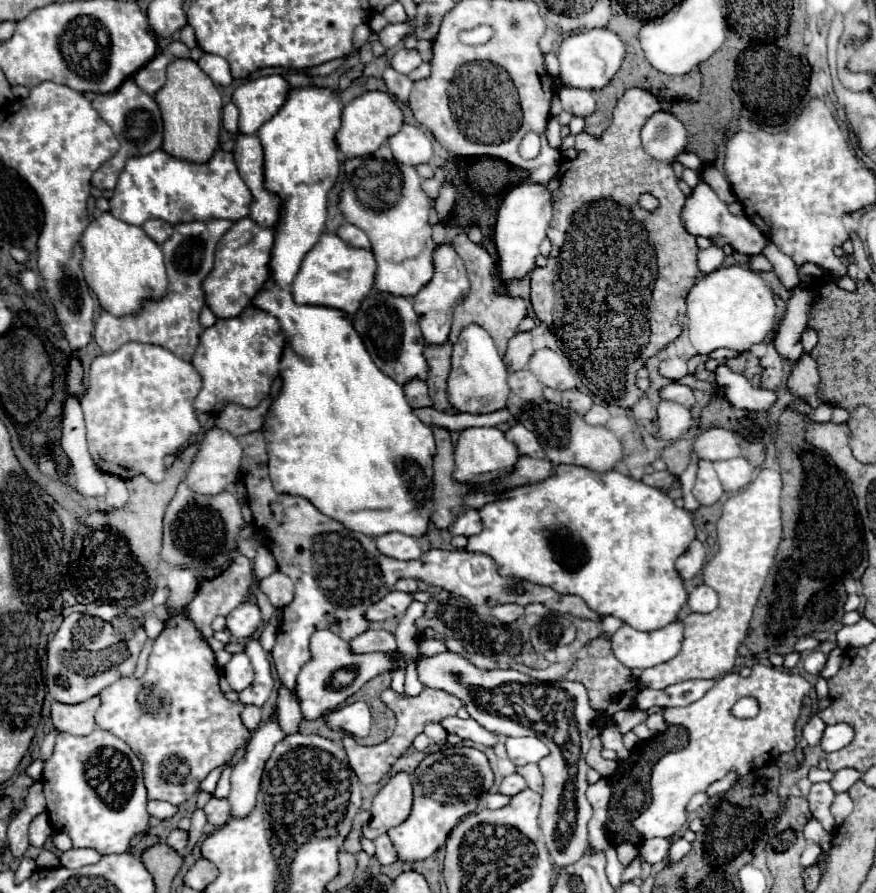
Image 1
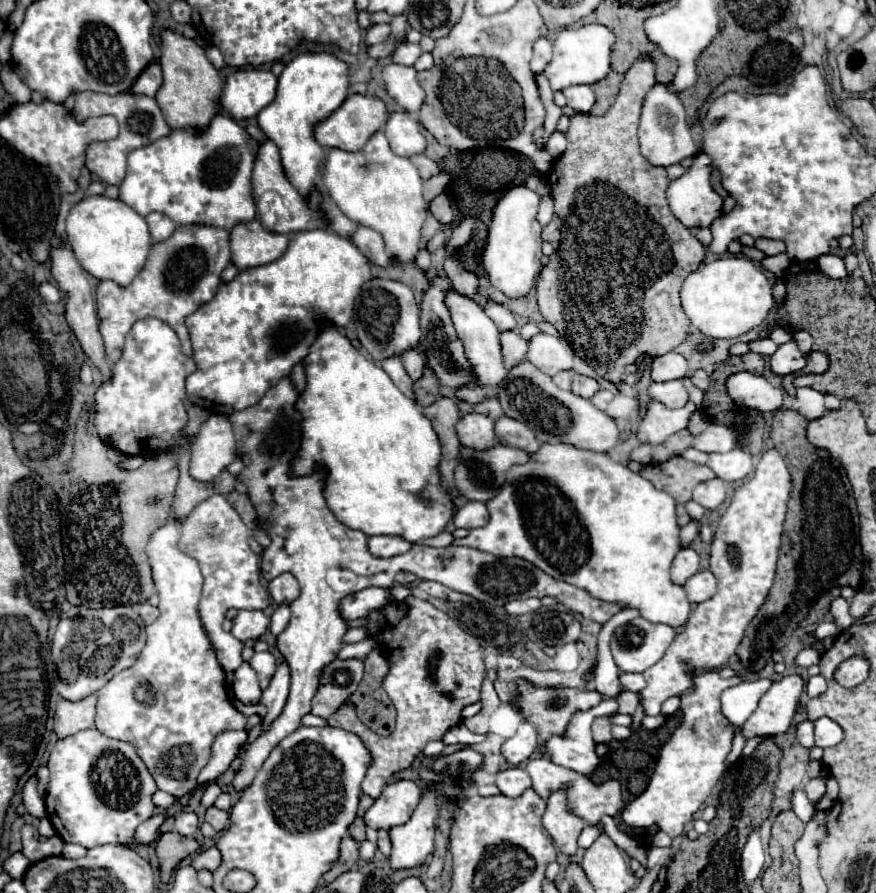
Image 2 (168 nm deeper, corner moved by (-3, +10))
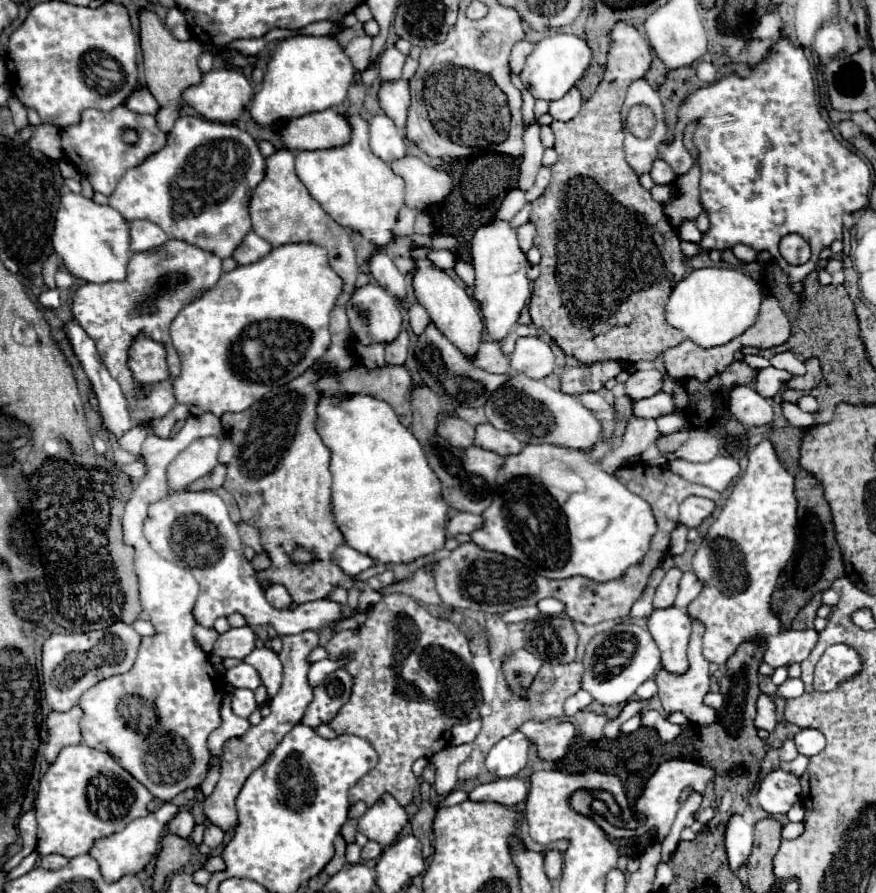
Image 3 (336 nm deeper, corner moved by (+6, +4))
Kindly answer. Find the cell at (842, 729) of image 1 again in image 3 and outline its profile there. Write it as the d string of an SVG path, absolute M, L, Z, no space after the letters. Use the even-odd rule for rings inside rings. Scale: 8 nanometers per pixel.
M804 728L800 730L796 736L794 736L794 742L796 742L796 748L800 754L804 756L816 756L824 750L826 746L826 740L824 740L824 734L818 732L818 730L812 730L812 728Z

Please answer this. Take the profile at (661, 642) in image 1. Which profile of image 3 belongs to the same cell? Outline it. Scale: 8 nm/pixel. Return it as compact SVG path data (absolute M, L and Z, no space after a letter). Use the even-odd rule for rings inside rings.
M622 622L590 640L584 652L584 668L582 688L588 690L594 700L604 706L624 704L634 696L642 682L656 676L660 670L660 650L644 626Z

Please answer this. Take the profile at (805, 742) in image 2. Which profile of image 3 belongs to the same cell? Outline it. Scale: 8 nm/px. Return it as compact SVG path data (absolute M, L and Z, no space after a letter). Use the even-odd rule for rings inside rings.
M786 740L786 742L782 744L782 748L780 748L780 760L782 760L782 762L790 762L790 760L794 760L796 756L798 756L798 750L796 750L794 740Z

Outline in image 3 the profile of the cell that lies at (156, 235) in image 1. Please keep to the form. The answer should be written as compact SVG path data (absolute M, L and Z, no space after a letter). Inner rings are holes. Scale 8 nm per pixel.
M134 220L130 224L130 246L132 252L144 252L144 250L154 250L160 244L168 240L166 232L148 220Z

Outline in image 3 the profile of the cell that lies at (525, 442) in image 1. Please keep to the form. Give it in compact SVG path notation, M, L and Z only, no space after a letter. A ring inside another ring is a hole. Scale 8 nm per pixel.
M480 424L476 426L476 446L484 448L484 450L492 450L500 456L510 456L510 454L518 454L524 444L520 444L520 440L516 440L516 436L512 436L510 432L504 430L496 430L492 424Z

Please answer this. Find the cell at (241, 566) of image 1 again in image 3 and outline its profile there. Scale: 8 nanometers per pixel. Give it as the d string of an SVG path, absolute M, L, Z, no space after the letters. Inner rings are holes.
M212 490L176 492L152 504L144 522L144 534L164 560L186 568L198 580L200 594L194 606L194 620L204 628L212 628L216 618L234 612L242 614L250 626L272 624L280 636L328 628L342 620L342 606L332 600L306 602L292 610L272 608L264 598L264 588L258 586L252 562L244 556L244 544L238 536L236 524L230 520L228 506Z

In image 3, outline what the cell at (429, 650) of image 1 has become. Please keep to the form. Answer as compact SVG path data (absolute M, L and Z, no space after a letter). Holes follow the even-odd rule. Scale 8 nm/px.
M386 594L378 604L372 606L358 634L352 630L340 630L326 644L326 650L330 658L338 658L342 652L352 652L352 660L344 666L344 670L354 680L350 700L328 722L328 726L336 734L354 734L364 738L380 758L378 766L350 790L350 804L362 800L366 806L372 806L382 794L392 794L402 806L410 804L416 788L416 776L412 774L414 760L430 758L446 748L452 738L452 726L480 718L482 692L476 682L472 652L466 636L452 622L428 614L410 596Z

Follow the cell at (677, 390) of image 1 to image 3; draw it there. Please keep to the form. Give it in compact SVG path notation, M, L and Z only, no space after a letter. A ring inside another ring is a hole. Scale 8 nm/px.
M658 392L656 396L634 402L634 416L638 418L660 418L672 412L674 412L674 396L666 392Z

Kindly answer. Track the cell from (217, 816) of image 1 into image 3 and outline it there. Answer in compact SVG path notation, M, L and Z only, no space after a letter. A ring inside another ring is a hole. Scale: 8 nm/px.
M214 824L206 826L206 830L204 830L204 844L208 844L210 848L216 848L222 842L222 838L224 838L224 832L218 826L214 826Z

